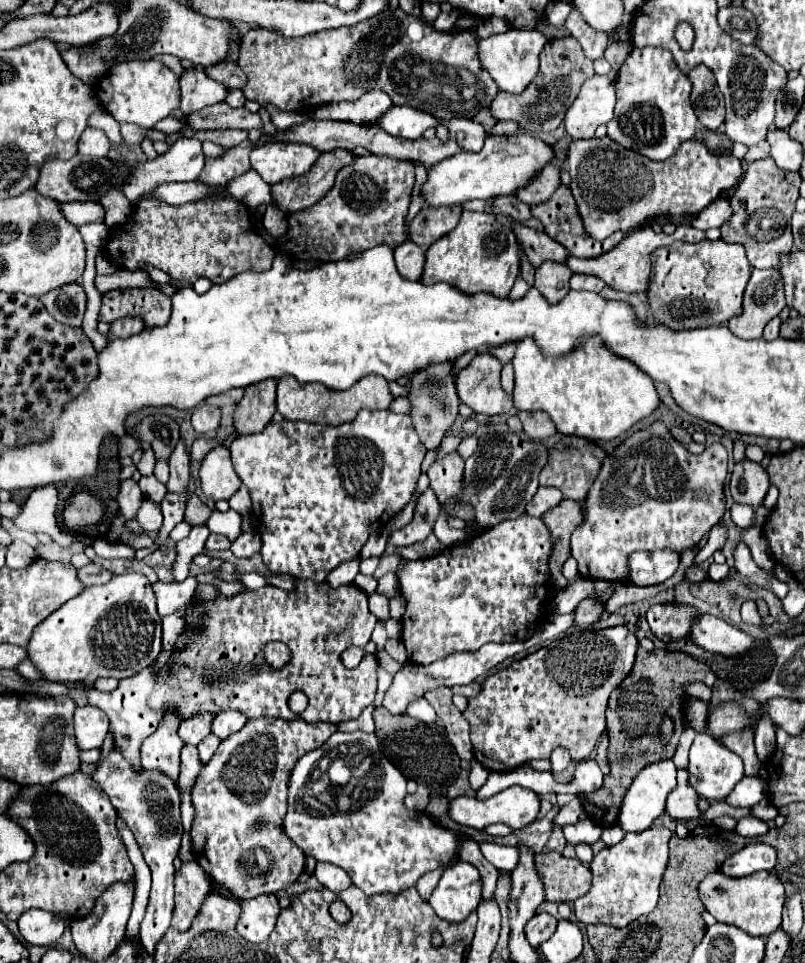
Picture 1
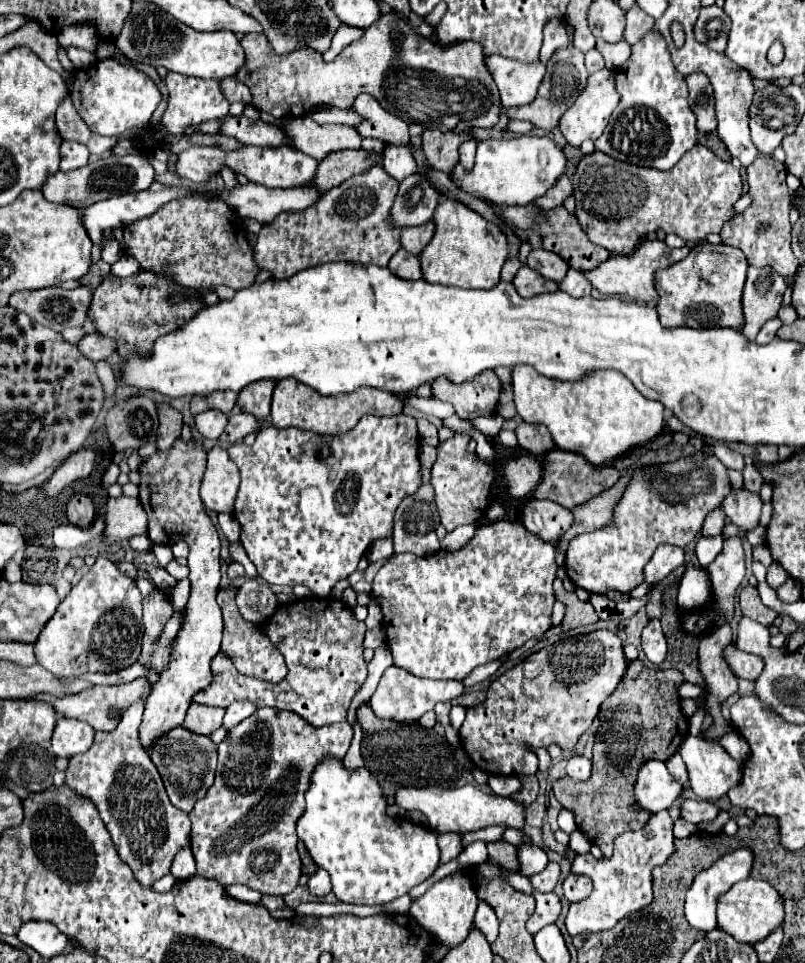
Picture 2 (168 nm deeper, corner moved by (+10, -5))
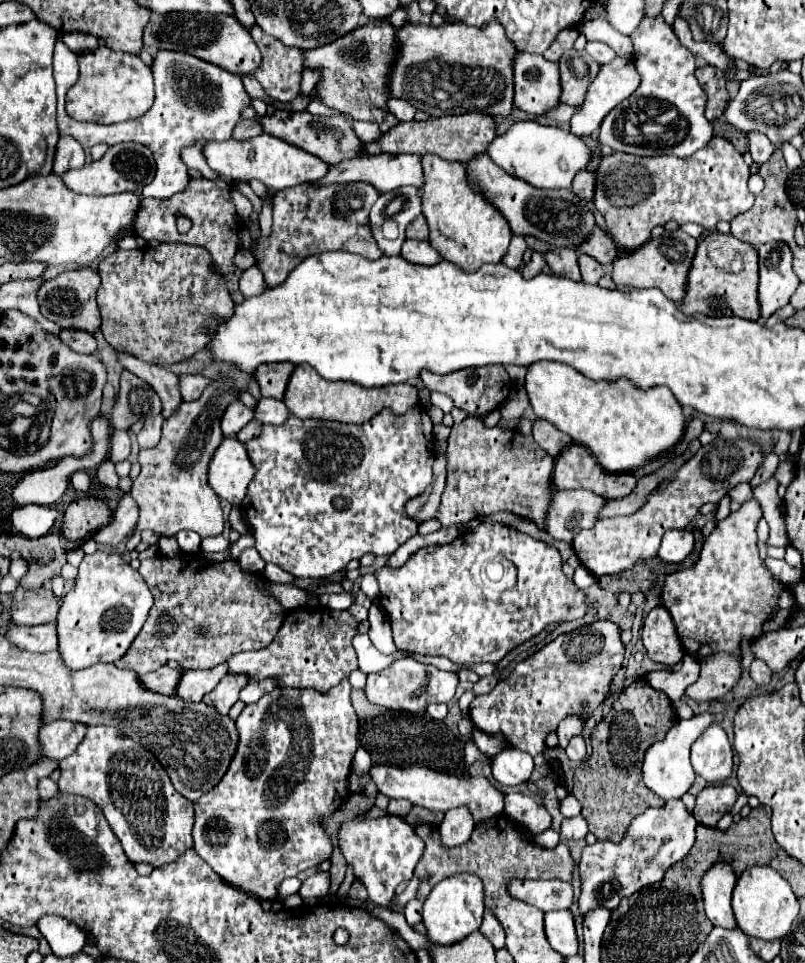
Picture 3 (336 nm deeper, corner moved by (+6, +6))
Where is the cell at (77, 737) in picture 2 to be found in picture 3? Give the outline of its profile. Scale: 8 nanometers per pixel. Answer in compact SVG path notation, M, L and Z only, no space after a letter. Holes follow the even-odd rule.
M51 721L43 723L39 739L43 745L43 757L61 761L69 757L87 733L87 725L75 721Z

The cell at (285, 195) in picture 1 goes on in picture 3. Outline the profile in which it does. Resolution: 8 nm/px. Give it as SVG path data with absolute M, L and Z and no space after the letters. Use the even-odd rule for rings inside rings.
M467 113L467 115L443 115L443 117L431 117L427 121L409 121L409 123L397 123L391 127L377 143L365 143L363 145L363 157L373 157L379 153L435 153L447 161L459 161L467 163L475 153L481 153L487 149L487 145L495 139L495 123L489 115L483 113Z

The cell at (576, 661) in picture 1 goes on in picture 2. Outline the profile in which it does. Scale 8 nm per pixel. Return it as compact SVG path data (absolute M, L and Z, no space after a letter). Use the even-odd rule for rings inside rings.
M609 630L549 644L501 674L489 686L487 700L479 708L467 708L467 718L459 730L461 746L485 774L537 774L539 762L533 748L559 744L563 750L573 750L597 716L601 702L621 682L625 668L621 638ZM533 670L541 672L533 676Z

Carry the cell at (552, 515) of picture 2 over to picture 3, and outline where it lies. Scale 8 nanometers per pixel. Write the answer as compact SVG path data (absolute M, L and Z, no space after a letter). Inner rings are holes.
M585 489L555 491L545 513L545 531L557 541L571 543L579 531L591 529L603 503L603 497Z

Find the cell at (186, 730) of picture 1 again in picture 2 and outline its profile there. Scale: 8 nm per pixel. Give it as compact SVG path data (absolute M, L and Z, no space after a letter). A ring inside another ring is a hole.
M193 702L191 708L187 710L183 724L187 724L187 728L191 728L191 732L203 732L205 736L209 736L217 728L221 728L223 716L225 716L225 710L219 706L205 706L205 704Z

